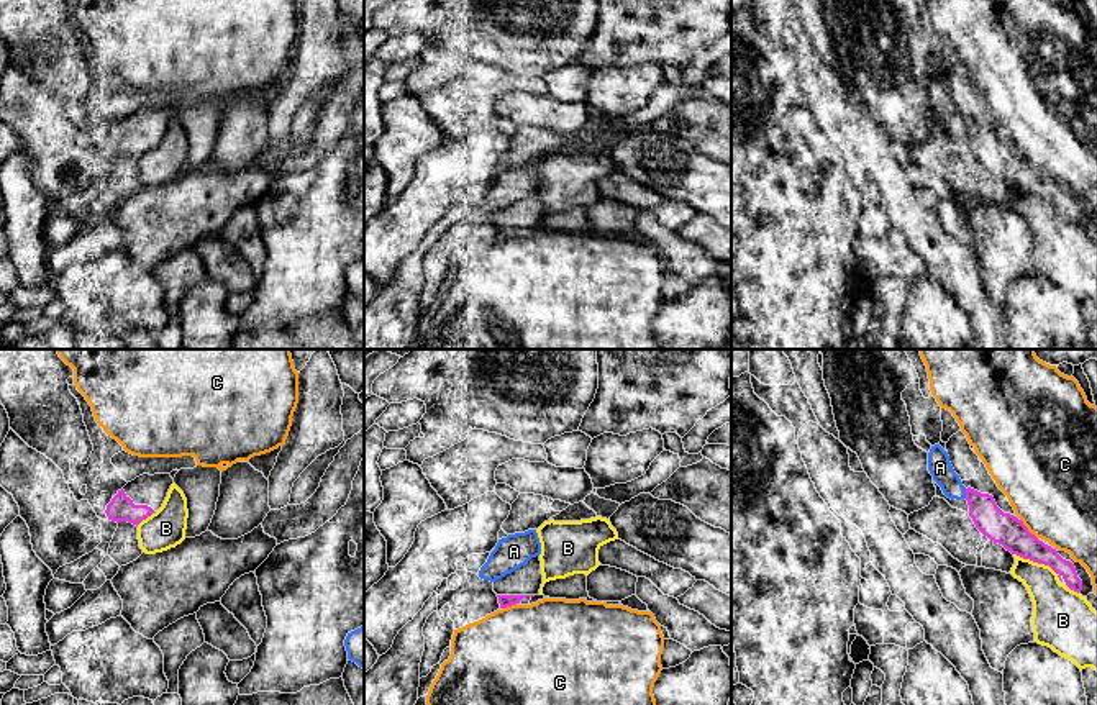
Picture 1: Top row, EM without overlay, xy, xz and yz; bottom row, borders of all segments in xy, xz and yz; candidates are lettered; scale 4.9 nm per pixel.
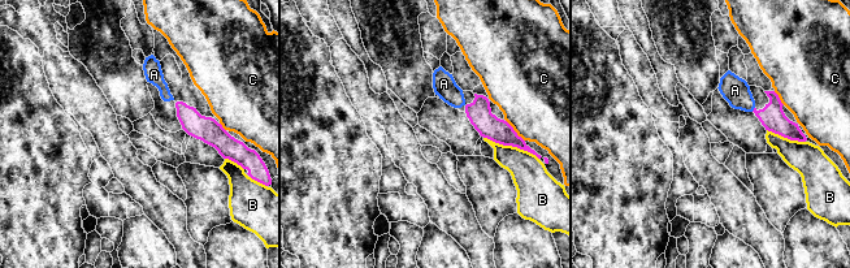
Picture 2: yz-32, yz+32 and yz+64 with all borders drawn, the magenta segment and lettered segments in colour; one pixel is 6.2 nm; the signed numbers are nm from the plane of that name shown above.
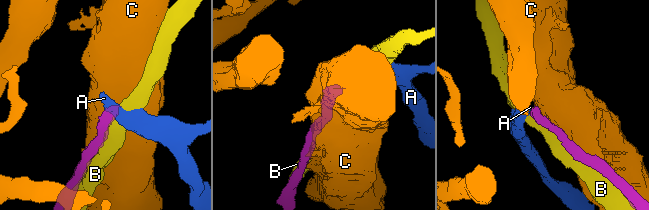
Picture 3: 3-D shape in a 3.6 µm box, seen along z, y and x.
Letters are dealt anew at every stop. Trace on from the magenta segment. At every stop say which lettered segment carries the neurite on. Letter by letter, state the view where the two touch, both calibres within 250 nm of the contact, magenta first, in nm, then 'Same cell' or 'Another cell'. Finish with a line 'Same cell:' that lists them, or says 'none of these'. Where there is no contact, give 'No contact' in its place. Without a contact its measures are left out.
A: Touches magenta in yz. Thickness 160 nm (magenta) against 110 nm. Another cell
B: Touches magenta in yz. Thickness 160 nm (magenta) against 220 nm. Another cell
C: Touches magenta in yz. Thickness 160 nm (magenta) against 440 nm. Another cell
Same cell: none of these

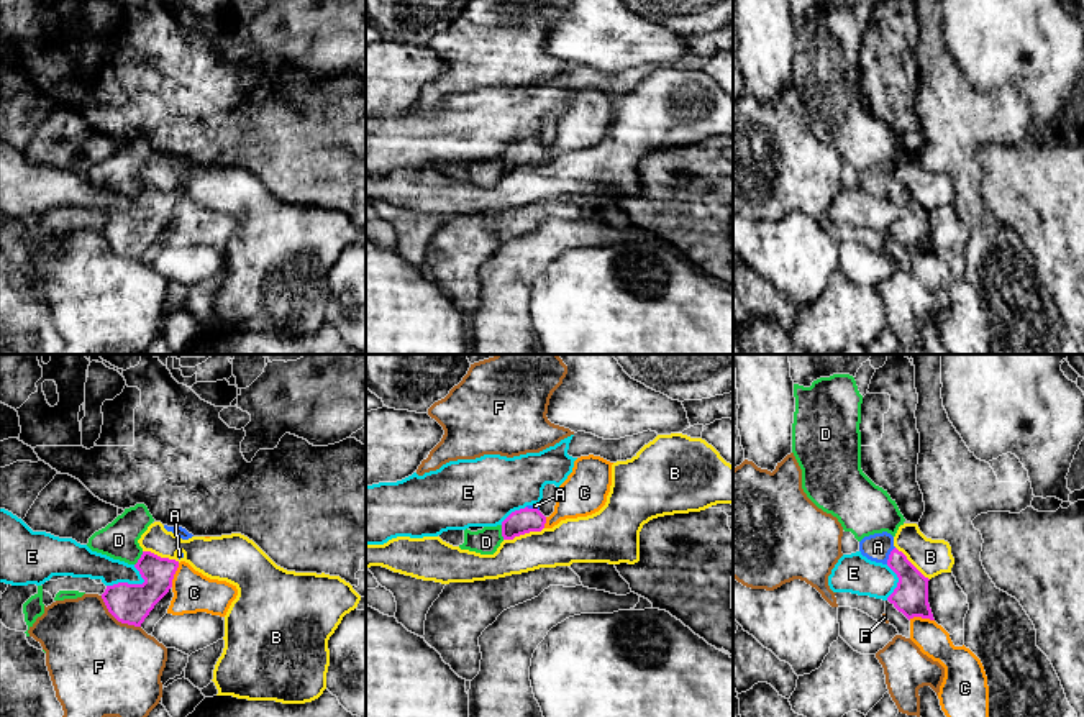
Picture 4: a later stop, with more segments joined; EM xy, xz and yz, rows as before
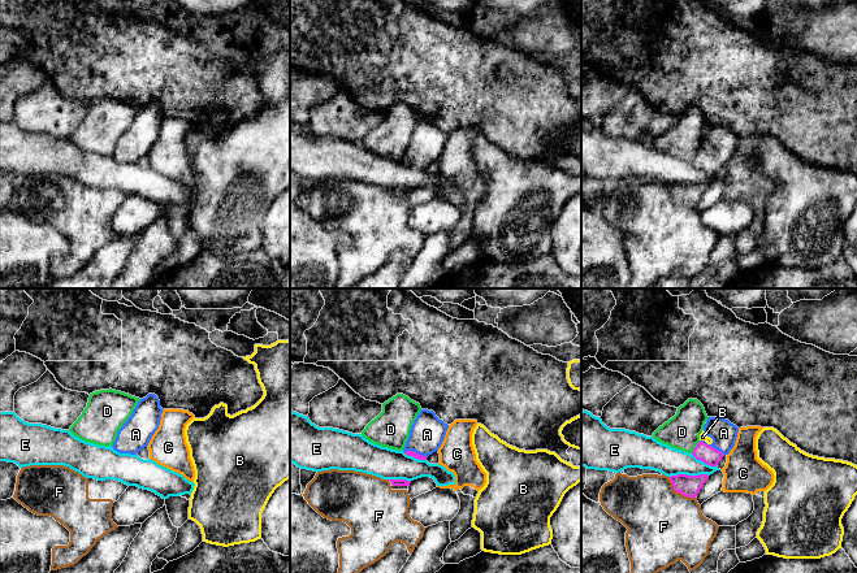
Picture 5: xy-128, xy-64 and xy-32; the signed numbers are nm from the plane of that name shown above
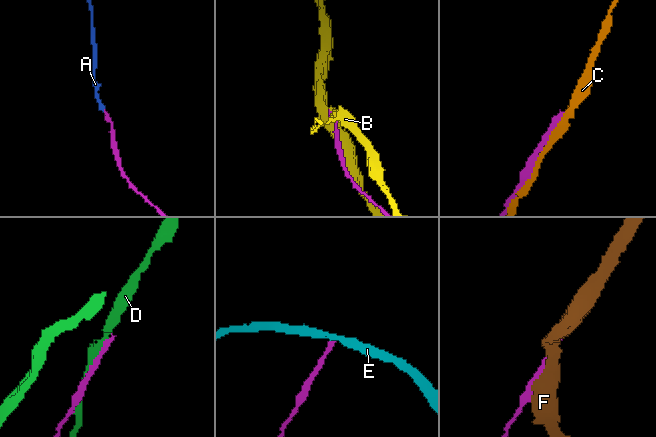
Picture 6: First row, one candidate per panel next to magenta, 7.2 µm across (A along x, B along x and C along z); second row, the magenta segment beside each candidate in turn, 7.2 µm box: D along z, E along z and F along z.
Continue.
A: Touches magenta in yz. Thickness 170 nm (magenta) against 140 nm. Same cell
B: Touches magenta in xz. Thickness 120 nm (magenta) against 220 nm. Another cell
C: Touches magenta in yz. Thickness 170 nm (magenta) against 160 nm. Another cell
D: Touches magenta in xz. Thickness 120 nm (magenta) against 130 nm. Another cell
E: Touches magenta in xy. Thickness 190 nm (magenta) against 160 nm. Another cell
F: Touches magenta in xy. Thickness 190 nm (magenta) against 480 nm. Another cell
Same cell: A

